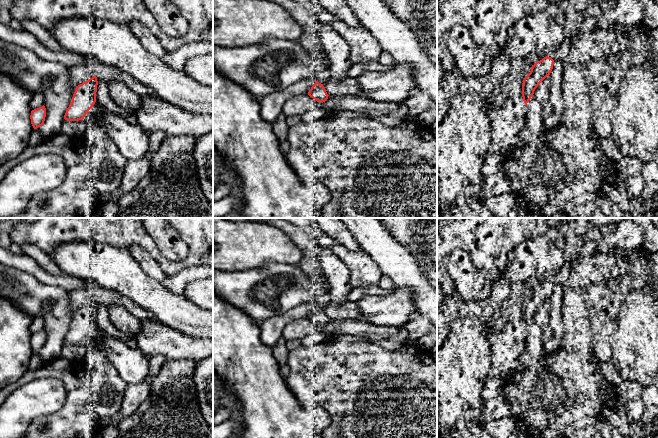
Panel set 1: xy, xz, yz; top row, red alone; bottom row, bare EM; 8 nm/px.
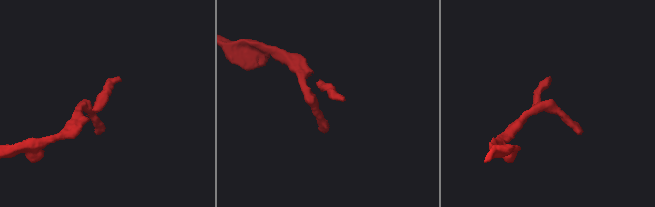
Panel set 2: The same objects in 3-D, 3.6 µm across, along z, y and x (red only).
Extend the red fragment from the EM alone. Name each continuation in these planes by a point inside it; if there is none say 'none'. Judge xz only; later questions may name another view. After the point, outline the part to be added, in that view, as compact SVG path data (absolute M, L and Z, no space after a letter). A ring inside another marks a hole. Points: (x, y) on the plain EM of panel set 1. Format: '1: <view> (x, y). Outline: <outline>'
none

